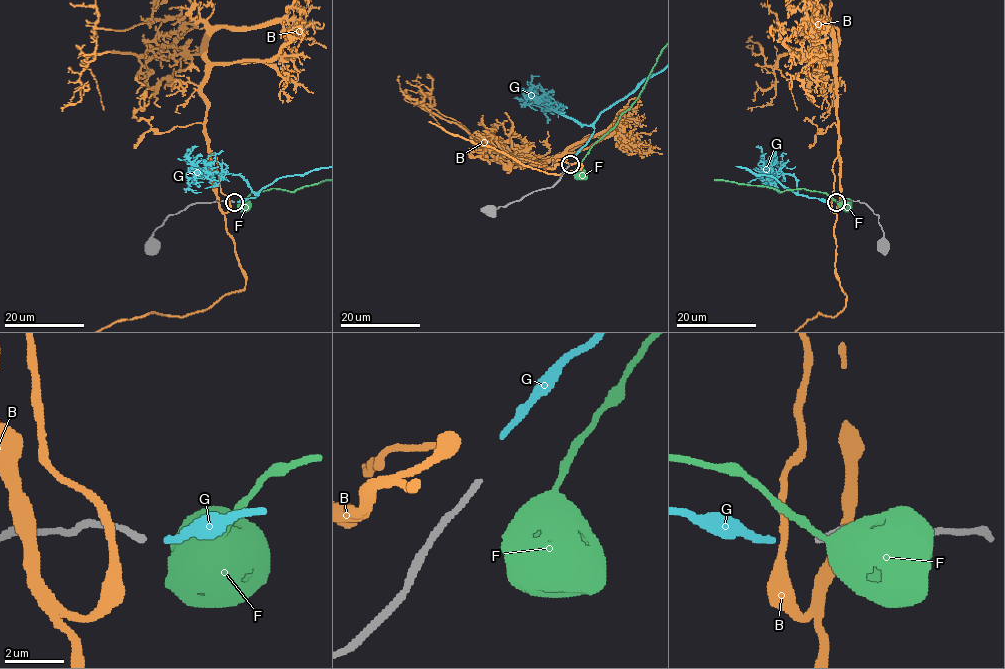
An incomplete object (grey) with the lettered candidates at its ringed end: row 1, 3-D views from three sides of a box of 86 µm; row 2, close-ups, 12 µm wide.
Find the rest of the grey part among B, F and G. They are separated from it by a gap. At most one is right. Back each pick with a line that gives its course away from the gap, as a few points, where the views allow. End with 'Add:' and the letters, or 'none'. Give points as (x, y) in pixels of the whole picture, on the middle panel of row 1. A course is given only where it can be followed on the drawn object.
Add: G

